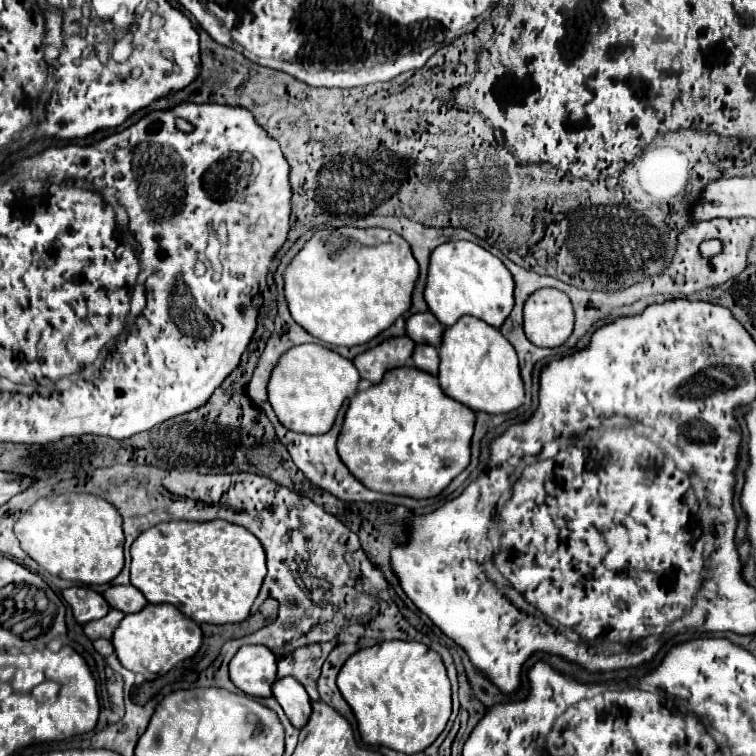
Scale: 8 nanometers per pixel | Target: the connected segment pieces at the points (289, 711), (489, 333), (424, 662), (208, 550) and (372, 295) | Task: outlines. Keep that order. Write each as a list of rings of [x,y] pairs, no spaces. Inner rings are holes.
[[[294,676],[278,678],[272,684],[272,696],[278,700],[278,704],[282,706],[282,710],[286,712],[286,716],[296,728],[302,728],[308,722],[312,712],[310,698],[304,686]]]
[[[462,316],[454,326],[446,328],[438,352],[440,386],[450,398],[460,400],[476,412],[488,414],[508,414],[524,404],[524,382],[516,350],[498,328],[472,316]]]
[[[388,640],[350,656],[338,674],[338,688],[356,714],[362,742],[416,754],[428,748],[452,714],[450,680],[442,658],[420,642]]]
[[[224,520],[162,522],[132,544],[130,582],[150,604],[168,602],[198,624],[232,624],[248,618],[264,576],[266,554],[260,540]]]
[[[328,228],[316,230],[312,240],[306,242],[292,260],[284,274],[284,292],[292,318],[314,338],[332,346],[358,346],[376,338],[410,310],[418,276],[420,266],[400,234],[380,228],[368,228],[366,234],[360,234],[354,228],[348,228],[348,232]]]

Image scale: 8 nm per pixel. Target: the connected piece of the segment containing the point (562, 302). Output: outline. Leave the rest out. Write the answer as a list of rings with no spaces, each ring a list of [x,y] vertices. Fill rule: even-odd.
[[[542,288],[524,304],[524,332],[536,346],[562,346],[574,328],[572,302],[560,290]]]

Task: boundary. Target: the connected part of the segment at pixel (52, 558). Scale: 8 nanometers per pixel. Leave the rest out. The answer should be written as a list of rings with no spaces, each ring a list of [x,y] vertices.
[[[60,494],[40,498],[16,522],[14,532],[22,550],[52,576],[78,584],[106,584],[124,566],[122,518],[116,508],[94,494]]]

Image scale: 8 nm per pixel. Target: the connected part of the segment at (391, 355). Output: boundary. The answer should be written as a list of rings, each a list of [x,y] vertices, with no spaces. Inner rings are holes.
[[[408,336],[388,338],[382,344],[370,348],[368,352],[356,356],[354,364],[364,380],[378,384],[386,372],[410,362],[414,346],[416,346],[414,340]]]

